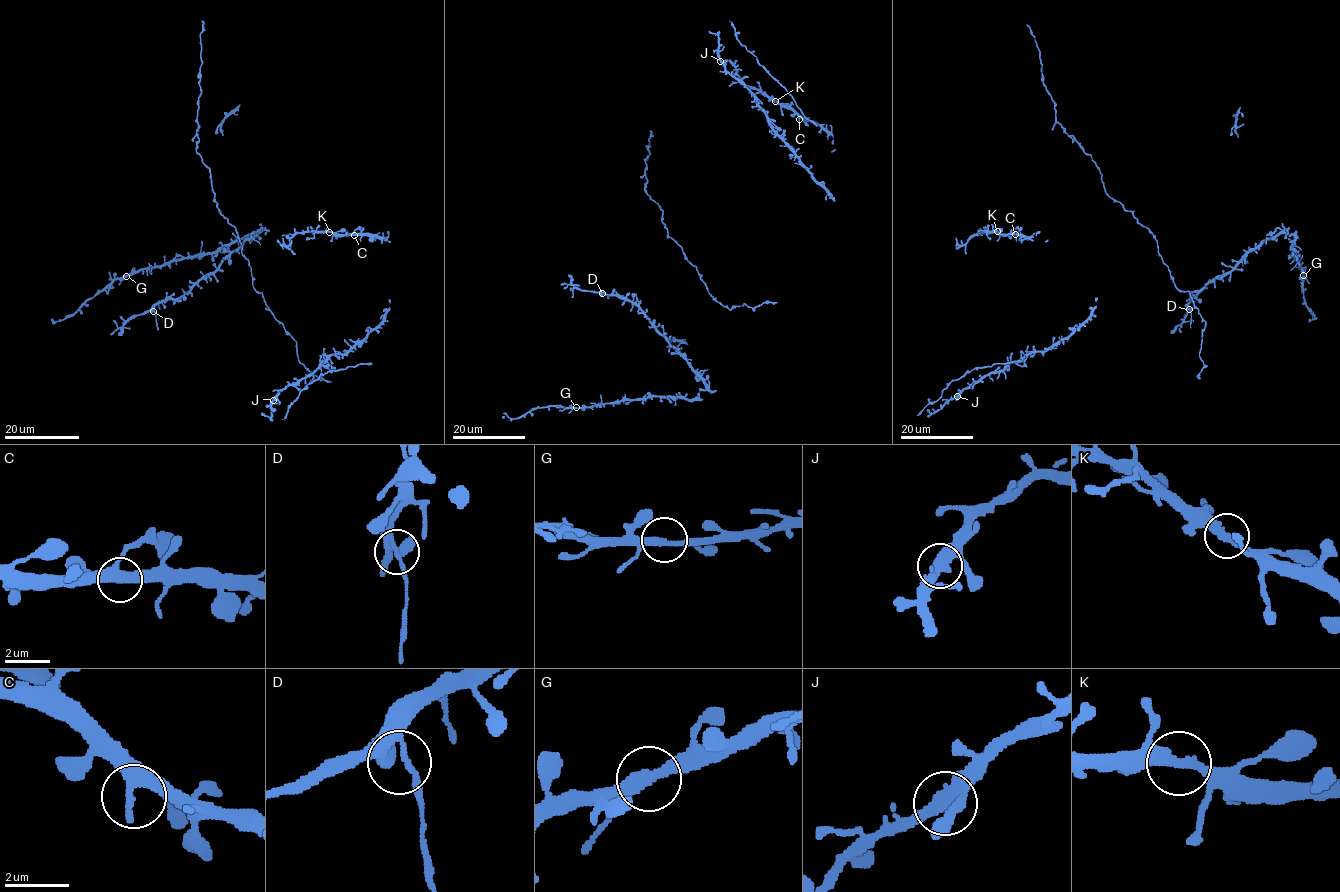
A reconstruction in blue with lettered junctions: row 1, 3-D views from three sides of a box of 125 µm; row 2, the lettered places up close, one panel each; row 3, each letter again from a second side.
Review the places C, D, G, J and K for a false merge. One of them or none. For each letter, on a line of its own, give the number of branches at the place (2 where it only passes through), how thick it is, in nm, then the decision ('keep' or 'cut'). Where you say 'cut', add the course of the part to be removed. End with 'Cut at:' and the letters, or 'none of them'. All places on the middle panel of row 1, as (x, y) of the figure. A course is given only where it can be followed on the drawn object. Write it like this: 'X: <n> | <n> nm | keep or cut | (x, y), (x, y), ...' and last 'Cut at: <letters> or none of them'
C: 2 | 300 nm | keep
D: 2 | 180 nm | keep
G: 2 | 360 nm | keep
J: 2 | 420 nm | keep
K: 2 | 360 nm | keep
Cut at: none of them

